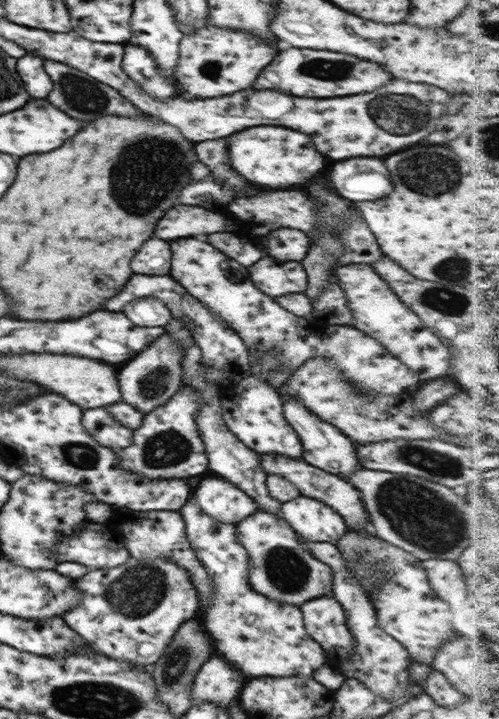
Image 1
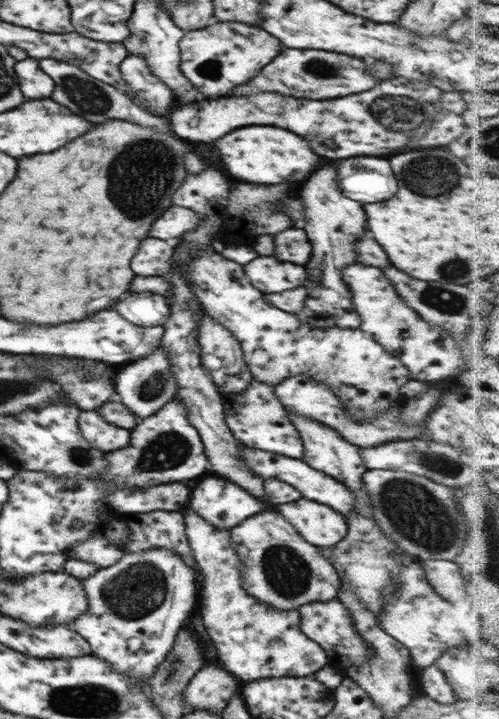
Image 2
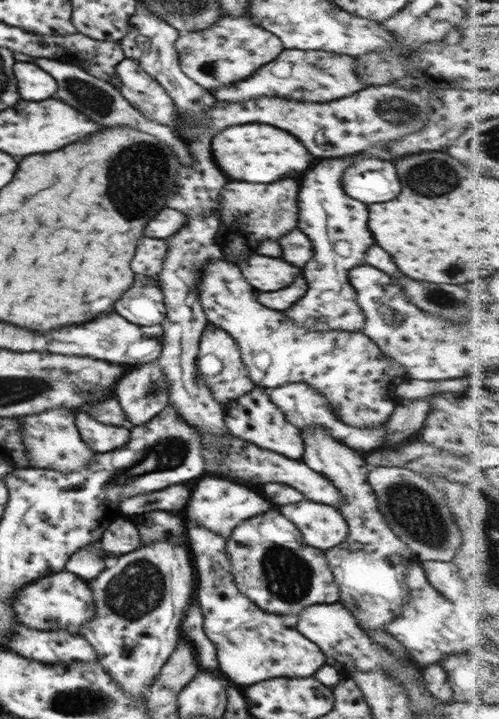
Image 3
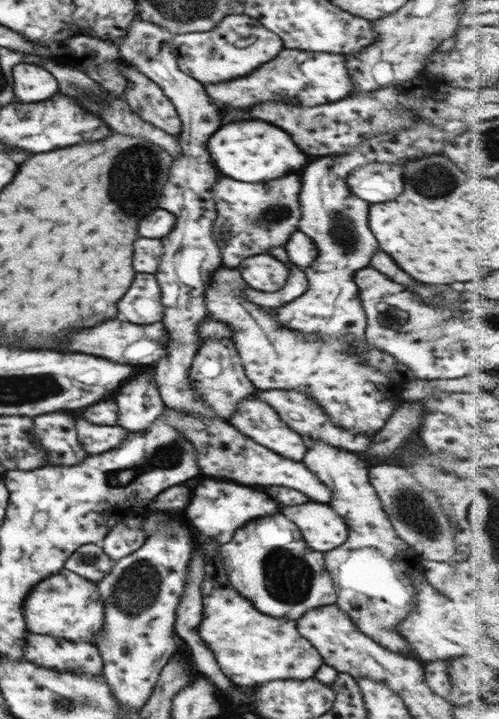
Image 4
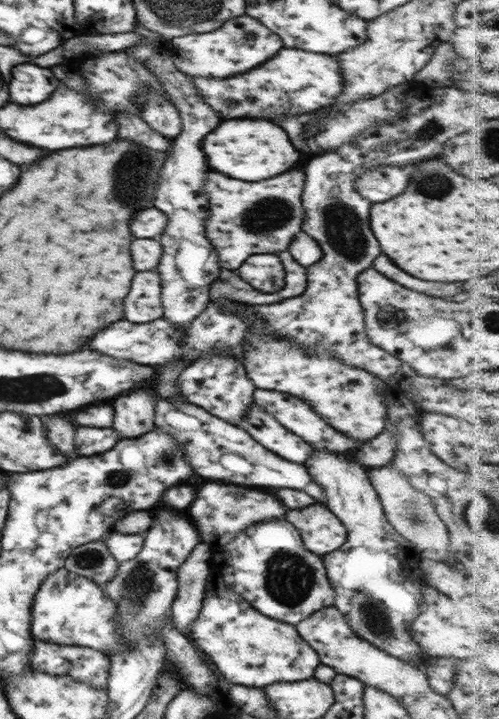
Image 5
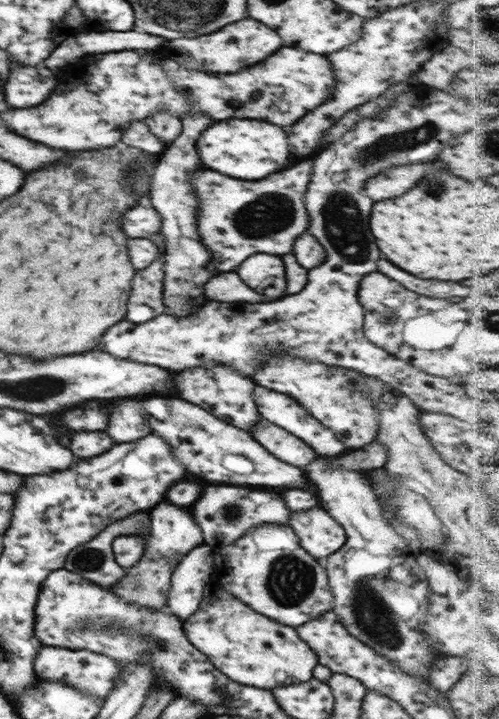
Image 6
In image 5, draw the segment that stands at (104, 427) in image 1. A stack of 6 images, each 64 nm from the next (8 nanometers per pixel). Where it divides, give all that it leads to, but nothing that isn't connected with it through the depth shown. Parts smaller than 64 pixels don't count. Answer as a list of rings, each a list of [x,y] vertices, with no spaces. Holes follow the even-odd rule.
[[[82,425],[76,428],[76,452],[82,454],[82,457],[92,456],[92,454],[102,454],[114,448],[114,445],[120,440],[119,432],[113,428],[92,428]]]

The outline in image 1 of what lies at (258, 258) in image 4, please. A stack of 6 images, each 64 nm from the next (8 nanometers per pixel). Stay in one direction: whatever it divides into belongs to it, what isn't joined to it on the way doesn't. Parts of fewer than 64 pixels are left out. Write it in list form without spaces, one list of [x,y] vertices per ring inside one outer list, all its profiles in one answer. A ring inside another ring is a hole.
[[[264,256],[248,270],[254,286],[272,298],[304,293],[307,287],[307,272],[301,262],[278,261]]]

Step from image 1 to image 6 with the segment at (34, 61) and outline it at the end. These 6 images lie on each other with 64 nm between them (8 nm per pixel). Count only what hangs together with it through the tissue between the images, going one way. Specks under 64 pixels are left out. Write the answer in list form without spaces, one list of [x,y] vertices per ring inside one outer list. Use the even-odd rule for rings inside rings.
[[[16,68],[16,72],[10,72],[4,88],[6,104],[12,108],[30,108],[42,104],[56,84],[58,80],[48,68]]]

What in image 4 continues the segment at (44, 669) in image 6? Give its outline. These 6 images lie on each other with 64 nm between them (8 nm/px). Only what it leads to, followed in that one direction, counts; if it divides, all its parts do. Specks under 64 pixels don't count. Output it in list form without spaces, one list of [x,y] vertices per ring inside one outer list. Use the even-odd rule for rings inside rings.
[[[27,631],[24,659],[38,667],[54,671],[86,674],[96,677],[103,674],[104,659],[99,648],[88,642],[52,638],[49,634]]]

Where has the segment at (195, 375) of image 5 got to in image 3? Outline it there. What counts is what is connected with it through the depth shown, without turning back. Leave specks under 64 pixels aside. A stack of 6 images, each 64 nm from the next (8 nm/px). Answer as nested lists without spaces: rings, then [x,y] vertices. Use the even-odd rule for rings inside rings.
[[[208,322],[204,333],[199,340],[199,353],[196,359],[197,371],[205,385],[211,390],[214,400],[221,404],[223,409],[231,400],[236,400],[250,392],[255,384],[250,380],[237,342],[224,330]]]

